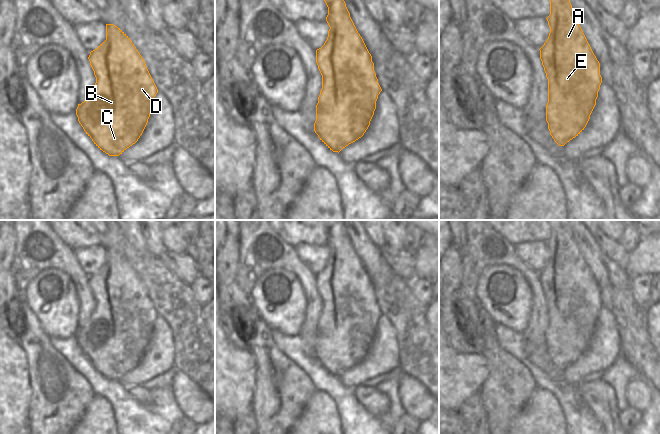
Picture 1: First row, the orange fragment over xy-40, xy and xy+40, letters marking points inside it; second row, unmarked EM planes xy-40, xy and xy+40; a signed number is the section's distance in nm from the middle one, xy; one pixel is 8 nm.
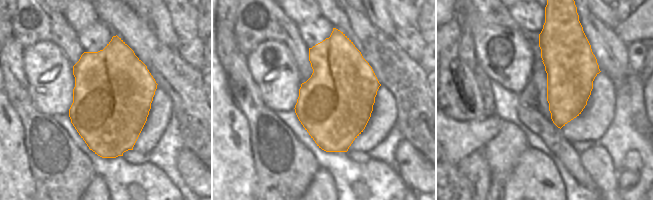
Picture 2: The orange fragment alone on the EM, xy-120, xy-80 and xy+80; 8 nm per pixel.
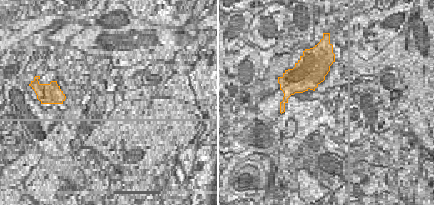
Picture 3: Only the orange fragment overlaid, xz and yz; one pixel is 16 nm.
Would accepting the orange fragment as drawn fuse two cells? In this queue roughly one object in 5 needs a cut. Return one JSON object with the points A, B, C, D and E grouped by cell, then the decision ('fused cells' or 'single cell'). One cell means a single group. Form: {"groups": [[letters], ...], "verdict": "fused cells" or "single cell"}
{"groups": [["A"], ["B", "C", "D", "E"]], "verdict": "fused cells"}

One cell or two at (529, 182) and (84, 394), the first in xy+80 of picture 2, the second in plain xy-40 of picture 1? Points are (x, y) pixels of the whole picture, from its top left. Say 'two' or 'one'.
two

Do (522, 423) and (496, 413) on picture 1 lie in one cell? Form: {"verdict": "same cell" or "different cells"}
{"verdict": "different cells"}

